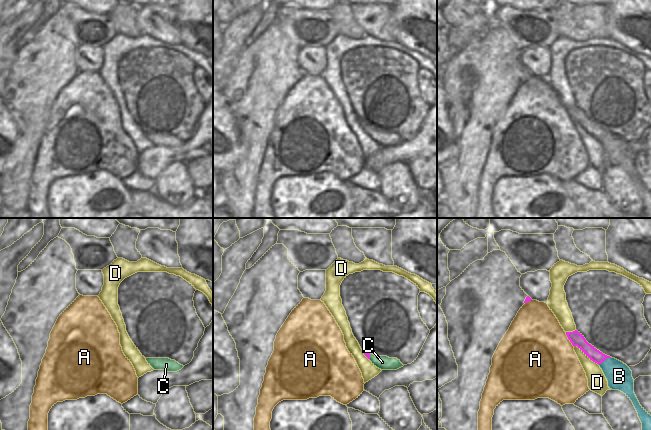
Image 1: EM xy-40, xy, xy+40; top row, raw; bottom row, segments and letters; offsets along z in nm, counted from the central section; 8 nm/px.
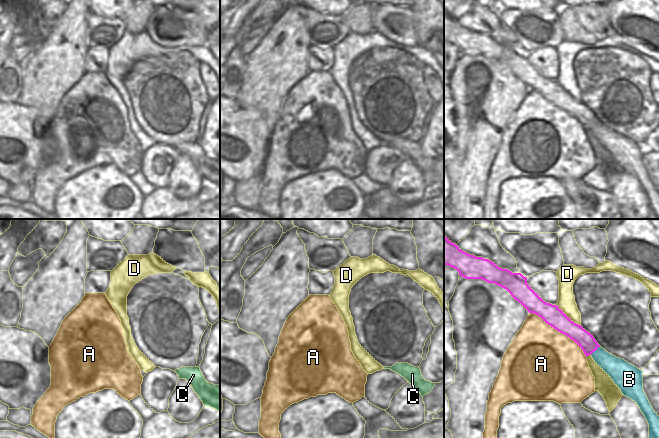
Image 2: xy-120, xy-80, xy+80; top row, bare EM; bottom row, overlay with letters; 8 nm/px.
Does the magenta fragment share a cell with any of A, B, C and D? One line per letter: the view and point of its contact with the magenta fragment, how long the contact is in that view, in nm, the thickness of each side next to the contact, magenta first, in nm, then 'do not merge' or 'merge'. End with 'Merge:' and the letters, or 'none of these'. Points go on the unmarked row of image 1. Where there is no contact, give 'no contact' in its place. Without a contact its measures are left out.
A: meets magenta in xy+40 at (568, 114); contact 140 nm long; 100 nm thick on the magenta side, 500 nm on the other; do not merge
B: meets magenta in xy+40 at (604, 135); contact 130 nm long; 100 nm thick on the magenta side, 200 nm on the other; do not merge
C: meets magenta in xy at (369, 133); contact 50 nm long; 50 nm thick on the magenta side, 110 nm on the other; merge
D: meets magenta in xy+40 at (586, 130); contact 260 nm long; 100 nm thick on the magenta side, 160 nm on the other; do not merge
Merge: C

